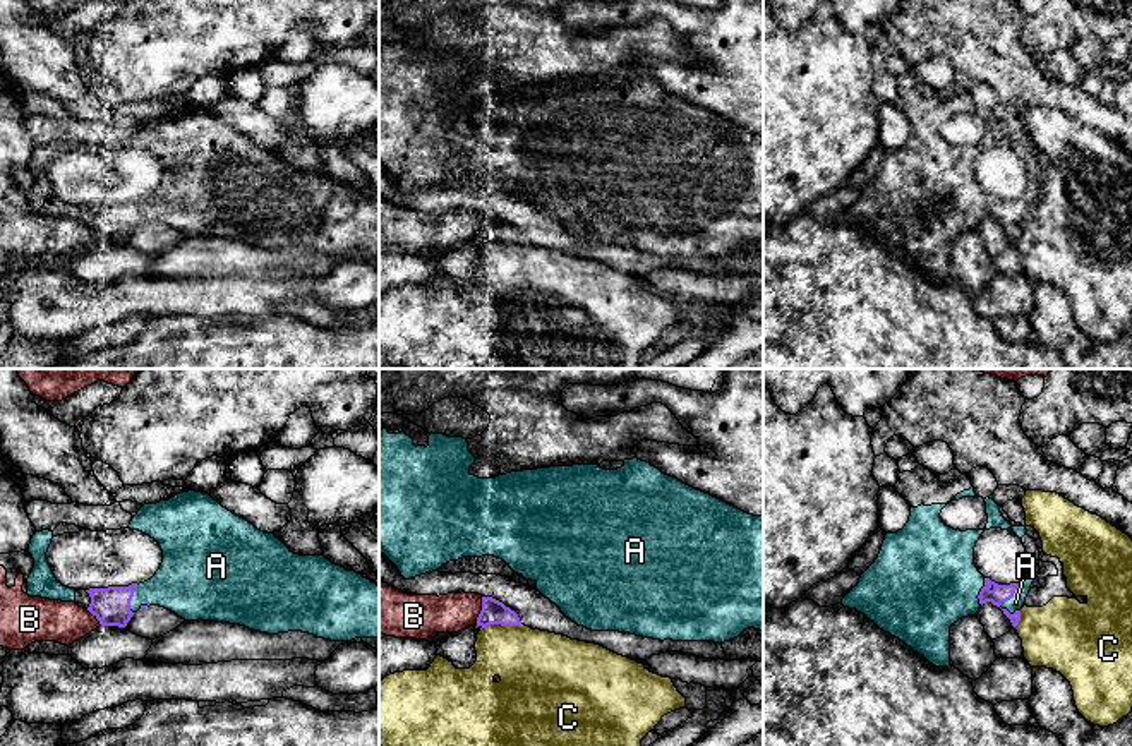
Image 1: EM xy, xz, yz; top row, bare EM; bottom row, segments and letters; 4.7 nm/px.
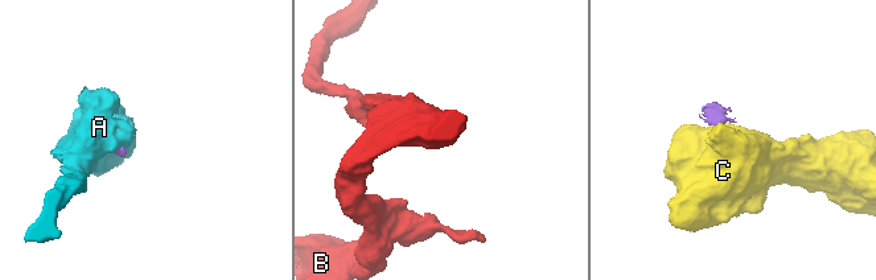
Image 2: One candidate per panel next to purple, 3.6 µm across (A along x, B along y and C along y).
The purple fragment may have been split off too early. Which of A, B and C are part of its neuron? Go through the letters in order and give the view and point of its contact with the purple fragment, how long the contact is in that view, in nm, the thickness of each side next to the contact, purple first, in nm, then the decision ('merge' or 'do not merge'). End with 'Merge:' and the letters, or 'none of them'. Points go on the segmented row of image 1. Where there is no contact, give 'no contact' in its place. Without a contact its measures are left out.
A: yz (1005, 601) | 160 nm | 80/70 nm | merge
B: xz (481, 611) | 130 nm | 110/190 nm | do not merge
C: xz (499, 623) | 190 nm | 110/320 nm | do not merge
Merge: A

